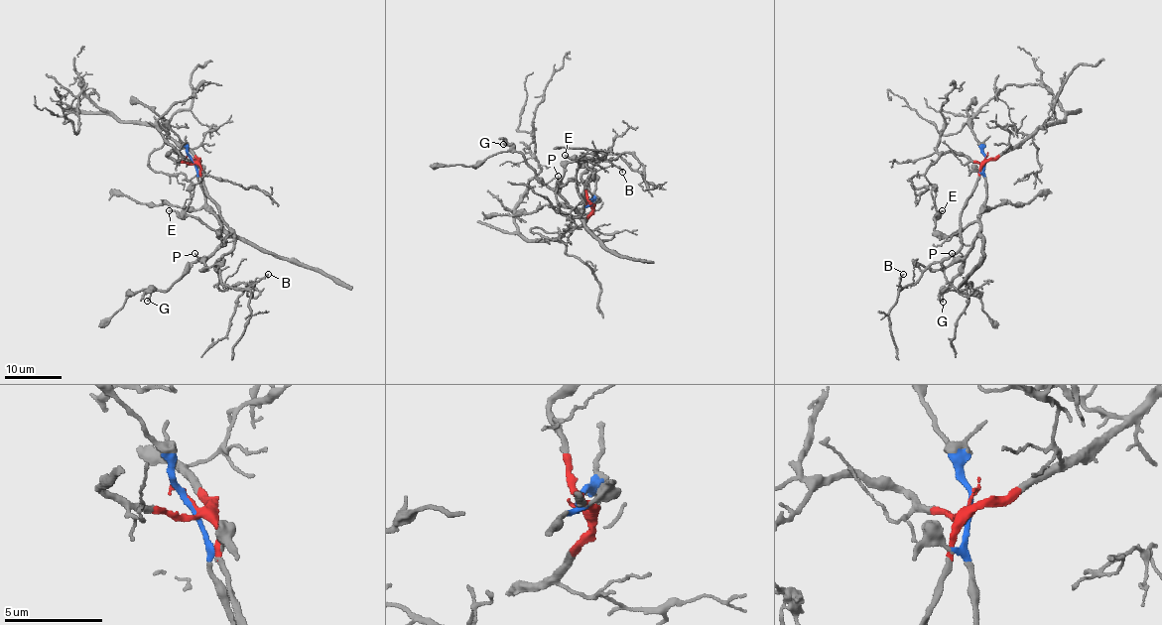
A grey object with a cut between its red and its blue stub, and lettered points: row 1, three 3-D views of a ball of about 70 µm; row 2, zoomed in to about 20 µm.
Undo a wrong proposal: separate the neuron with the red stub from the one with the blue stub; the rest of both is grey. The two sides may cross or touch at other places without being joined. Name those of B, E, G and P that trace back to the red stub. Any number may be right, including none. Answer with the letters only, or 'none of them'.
B

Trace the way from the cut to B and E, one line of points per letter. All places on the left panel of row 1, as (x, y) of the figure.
B: (193, 160), (205, 192), (232, 233), (234, 246), (215, 261), (221, 284), (239, 288), (268, 274)
E: (192, 160), (206, 193), (206, 205), (221, 226), (217, 230), (219, 236), (194, 217), (169, 210)

